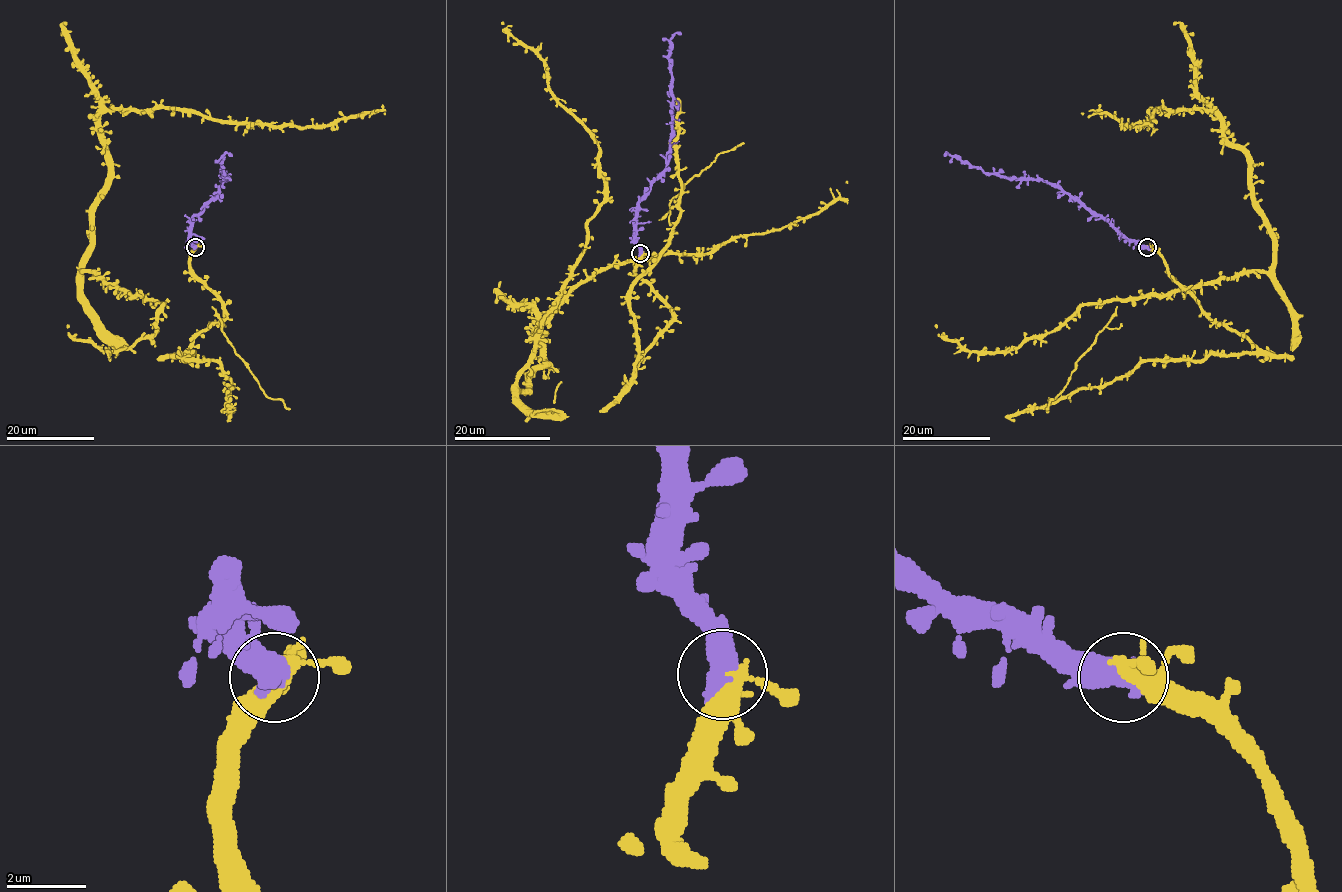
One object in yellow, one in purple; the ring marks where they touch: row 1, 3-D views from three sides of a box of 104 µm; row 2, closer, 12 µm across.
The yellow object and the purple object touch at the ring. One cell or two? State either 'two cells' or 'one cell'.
one cell

